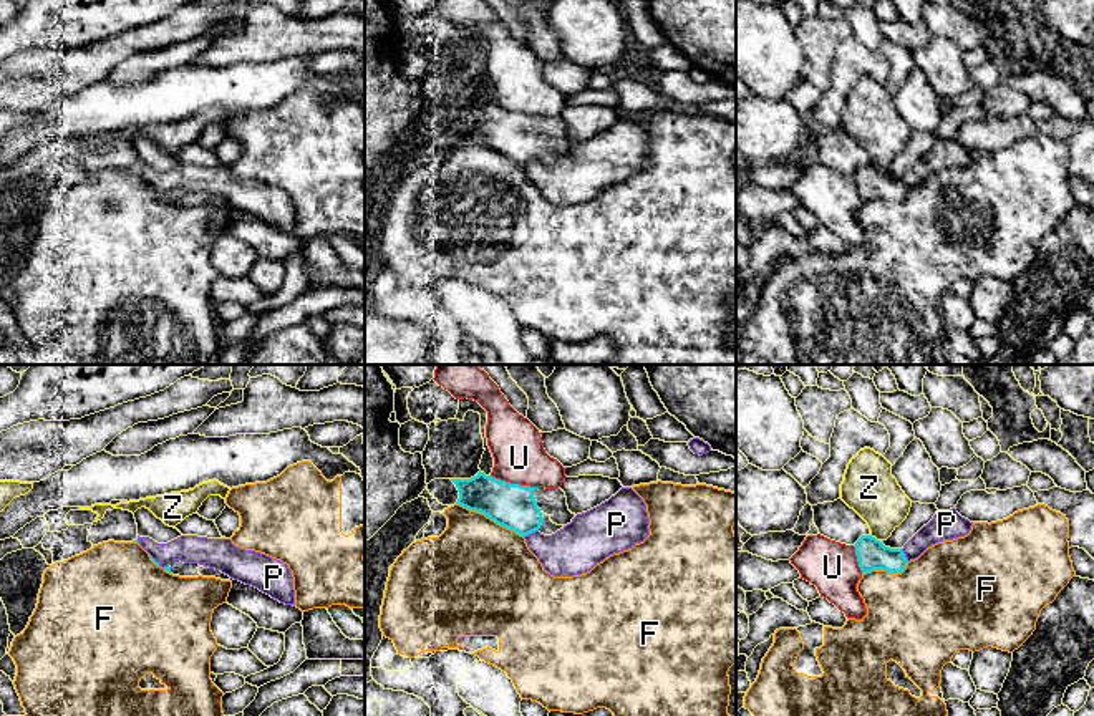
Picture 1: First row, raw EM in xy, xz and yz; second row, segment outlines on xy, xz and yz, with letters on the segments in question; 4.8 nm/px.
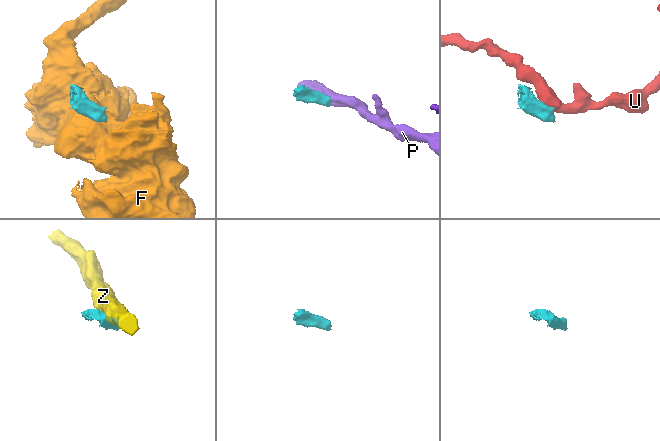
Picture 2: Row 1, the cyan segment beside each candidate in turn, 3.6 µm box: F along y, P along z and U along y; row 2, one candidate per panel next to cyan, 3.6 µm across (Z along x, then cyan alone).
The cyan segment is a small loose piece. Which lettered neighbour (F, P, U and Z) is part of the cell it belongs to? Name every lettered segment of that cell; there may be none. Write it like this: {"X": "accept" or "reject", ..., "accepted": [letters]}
{"F": "reject", "P": "reject", "U": "reject", "Z": "reject", "accepted": []}

